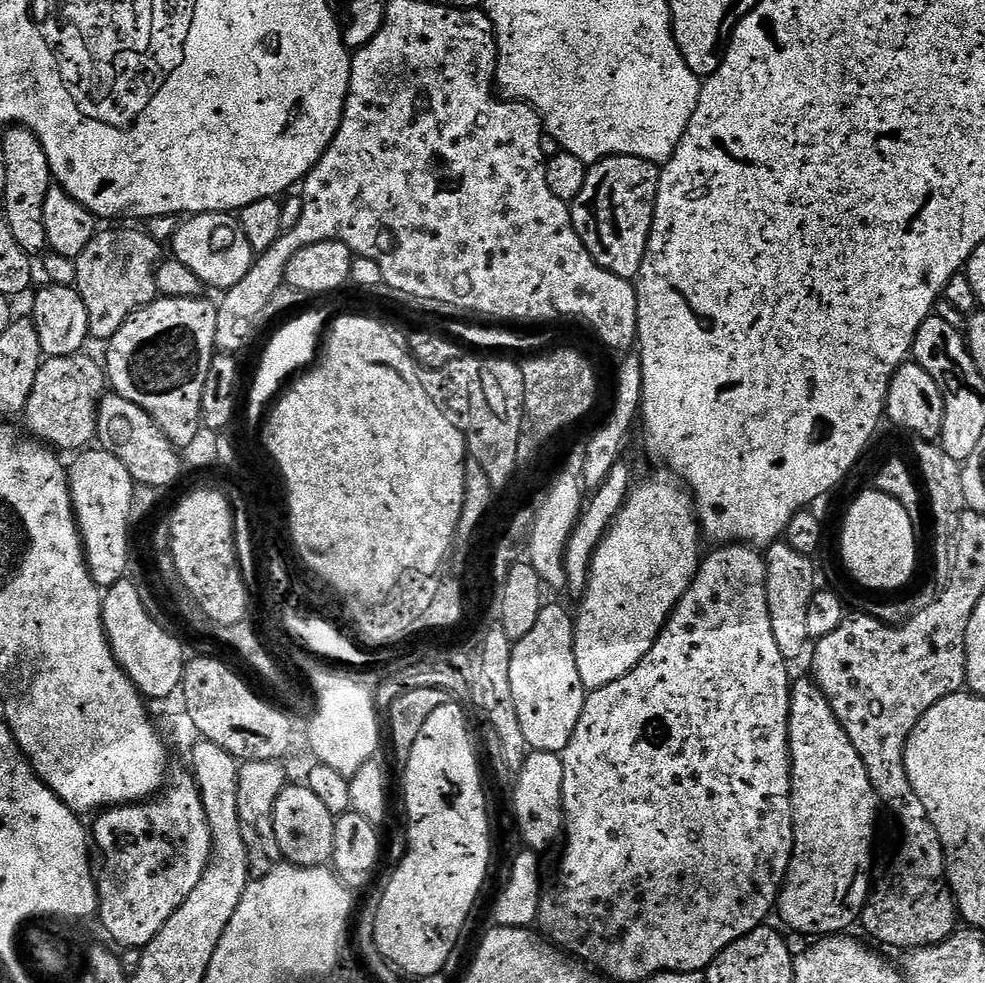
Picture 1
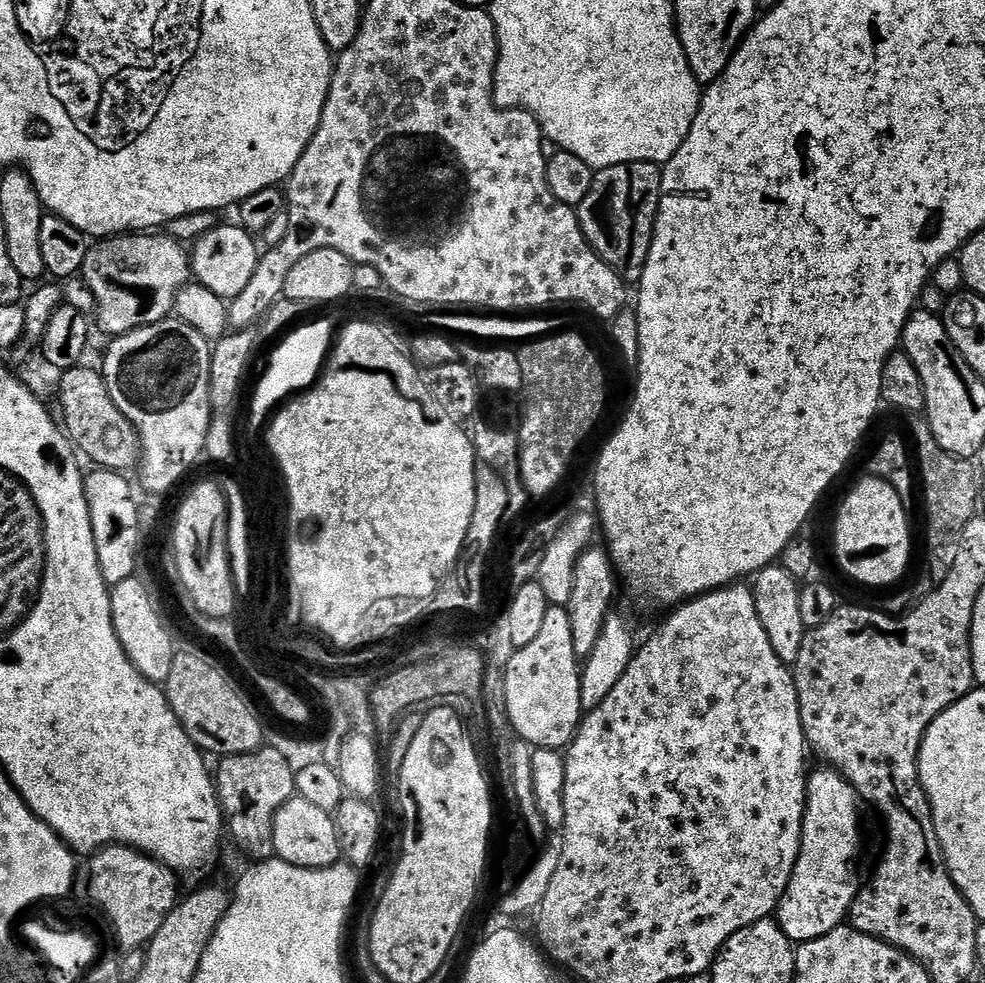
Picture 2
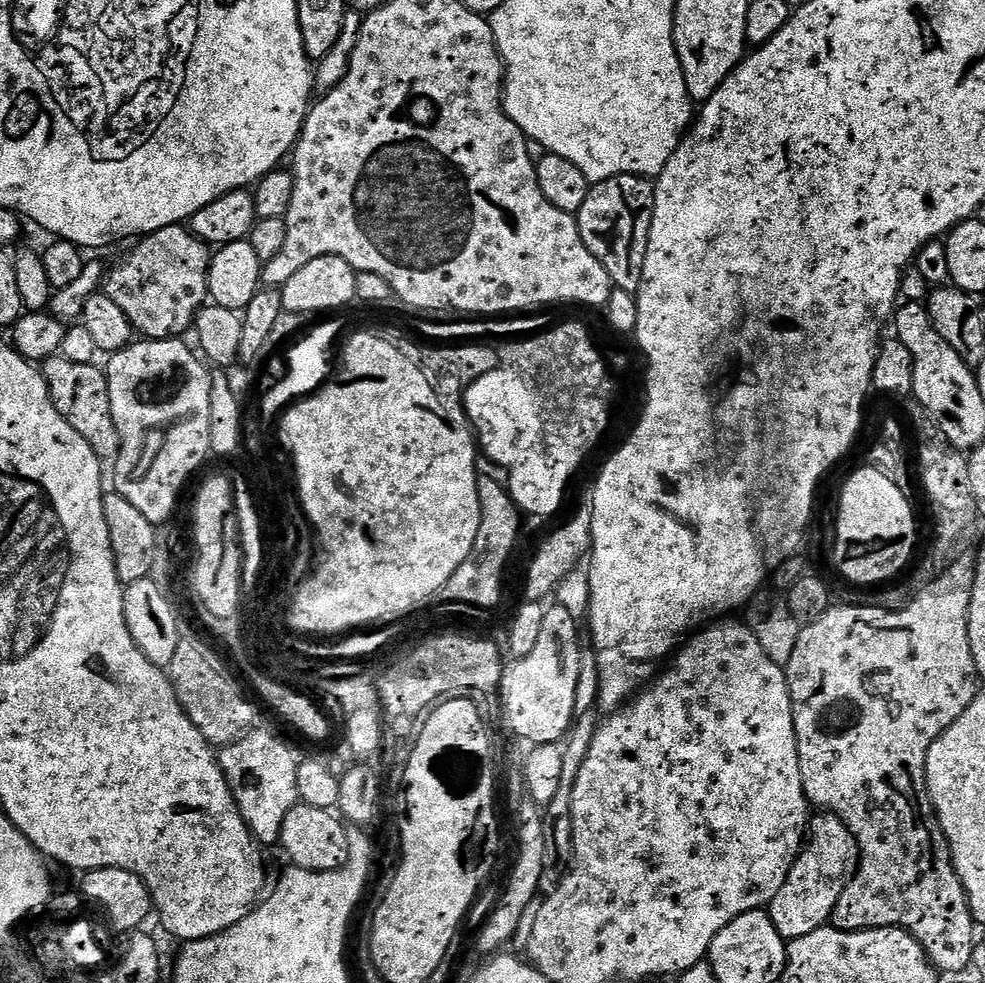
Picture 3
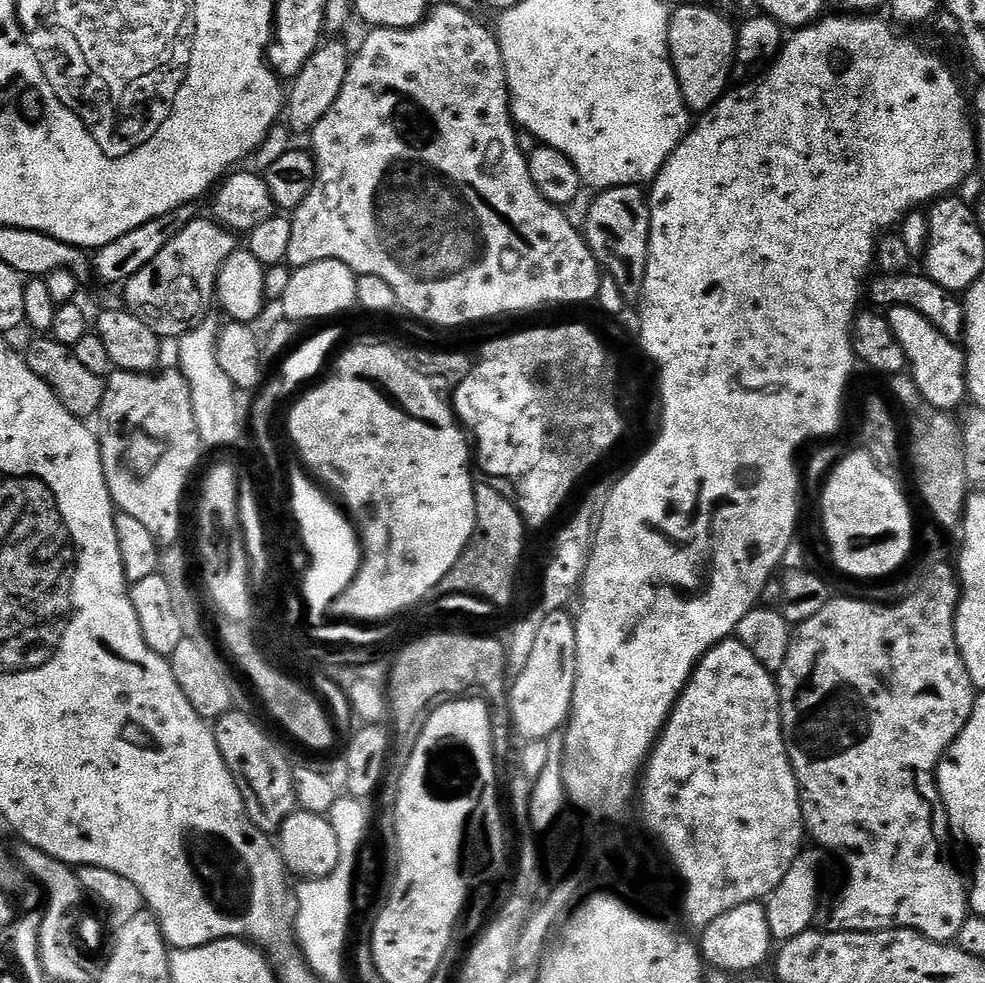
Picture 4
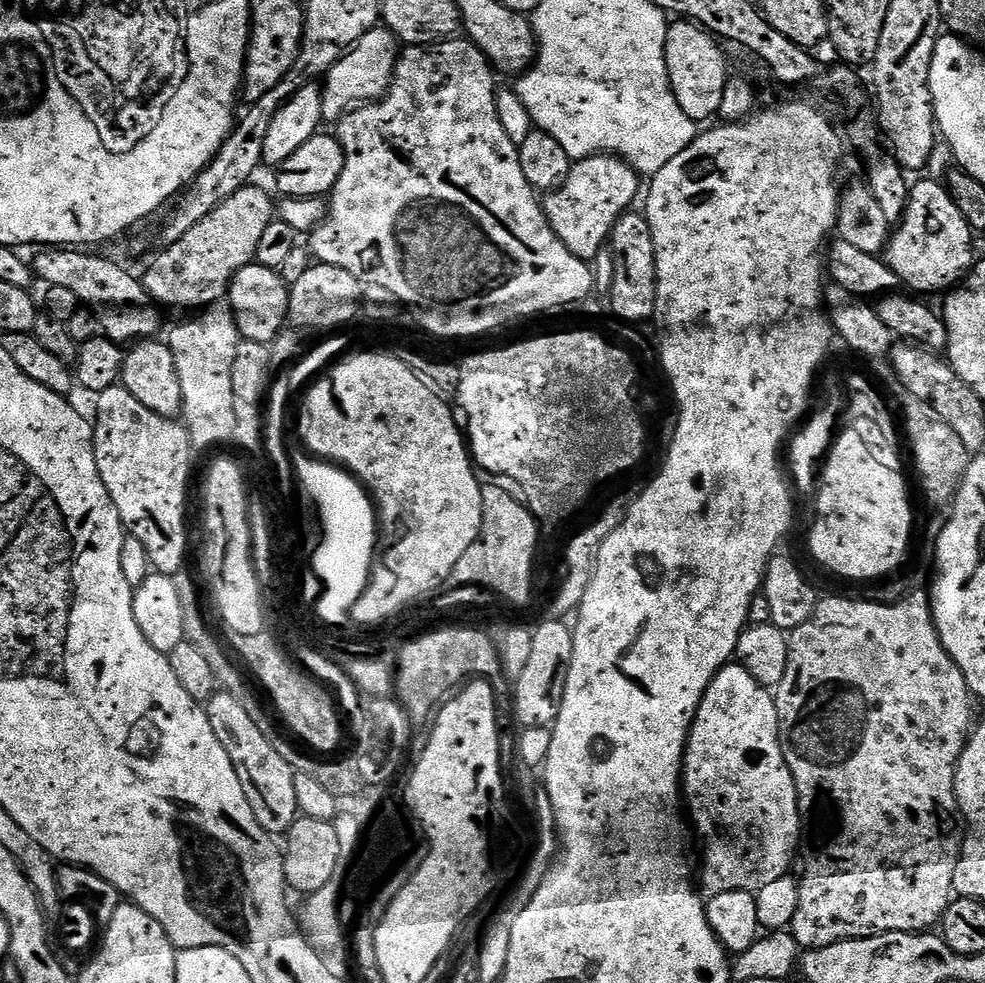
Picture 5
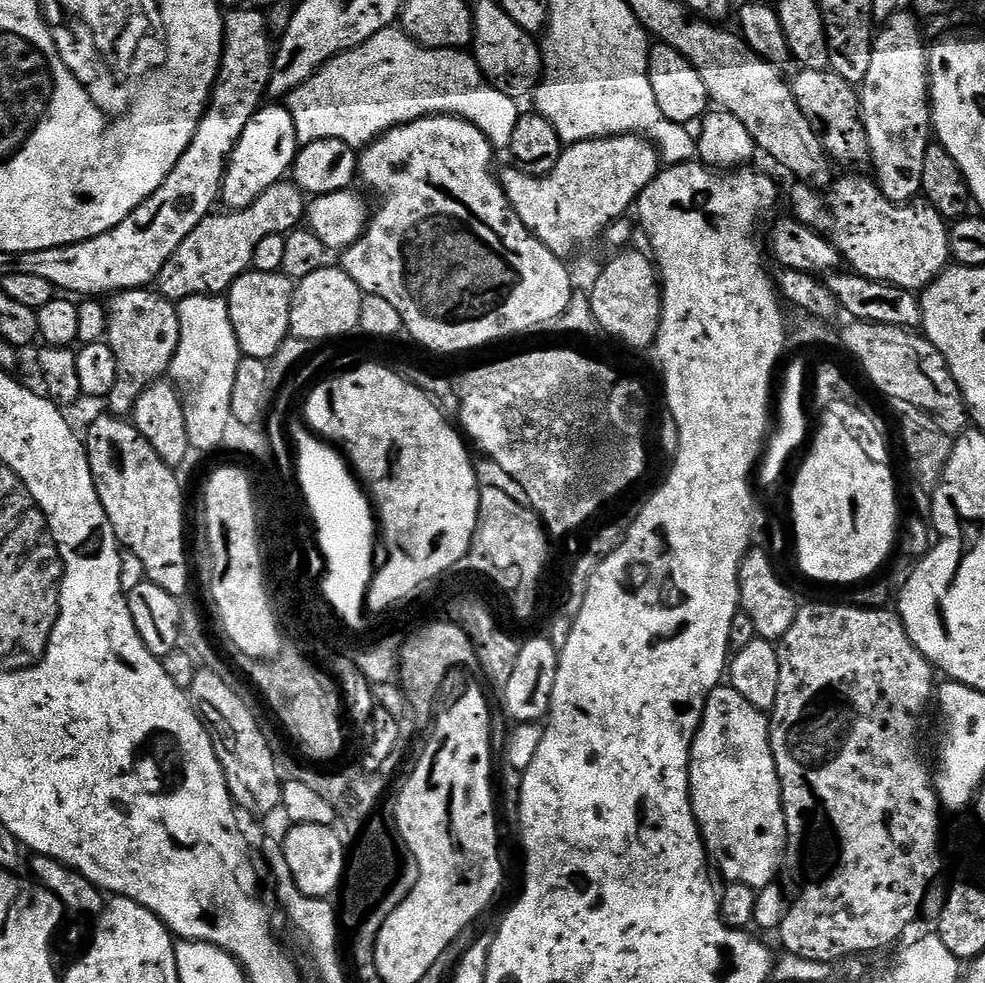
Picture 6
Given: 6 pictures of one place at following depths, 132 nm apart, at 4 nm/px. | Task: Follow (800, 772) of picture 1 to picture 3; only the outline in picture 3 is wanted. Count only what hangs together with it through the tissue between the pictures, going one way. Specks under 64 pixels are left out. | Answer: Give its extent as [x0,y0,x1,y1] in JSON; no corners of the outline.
[766,815,854,942]

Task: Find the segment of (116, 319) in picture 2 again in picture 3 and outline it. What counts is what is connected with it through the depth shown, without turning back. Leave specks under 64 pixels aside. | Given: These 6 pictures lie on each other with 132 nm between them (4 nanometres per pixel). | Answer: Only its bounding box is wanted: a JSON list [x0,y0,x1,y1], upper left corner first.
[102,224,209,340]

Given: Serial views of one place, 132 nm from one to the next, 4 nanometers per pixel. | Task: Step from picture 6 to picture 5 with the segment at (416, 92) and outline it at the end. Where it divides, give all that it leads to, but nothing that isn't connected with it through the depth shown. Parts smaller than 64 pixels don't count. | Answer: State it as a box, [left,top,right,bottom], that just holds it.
[321,26,398,122]

